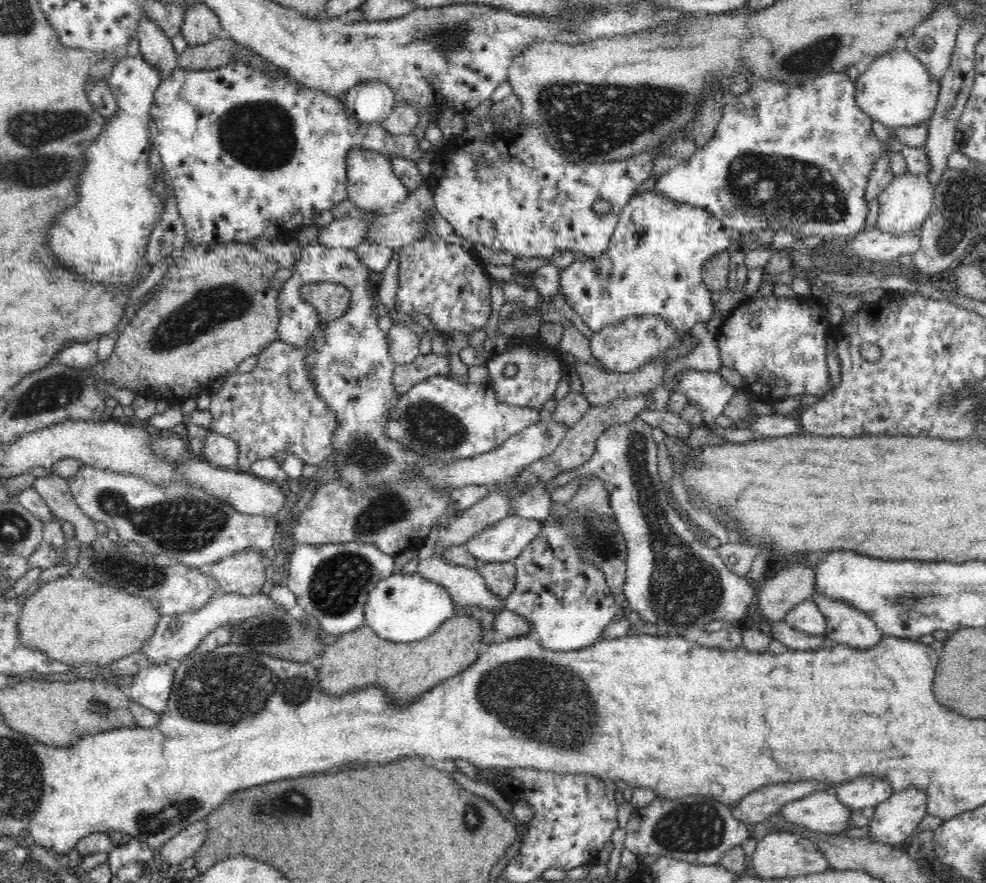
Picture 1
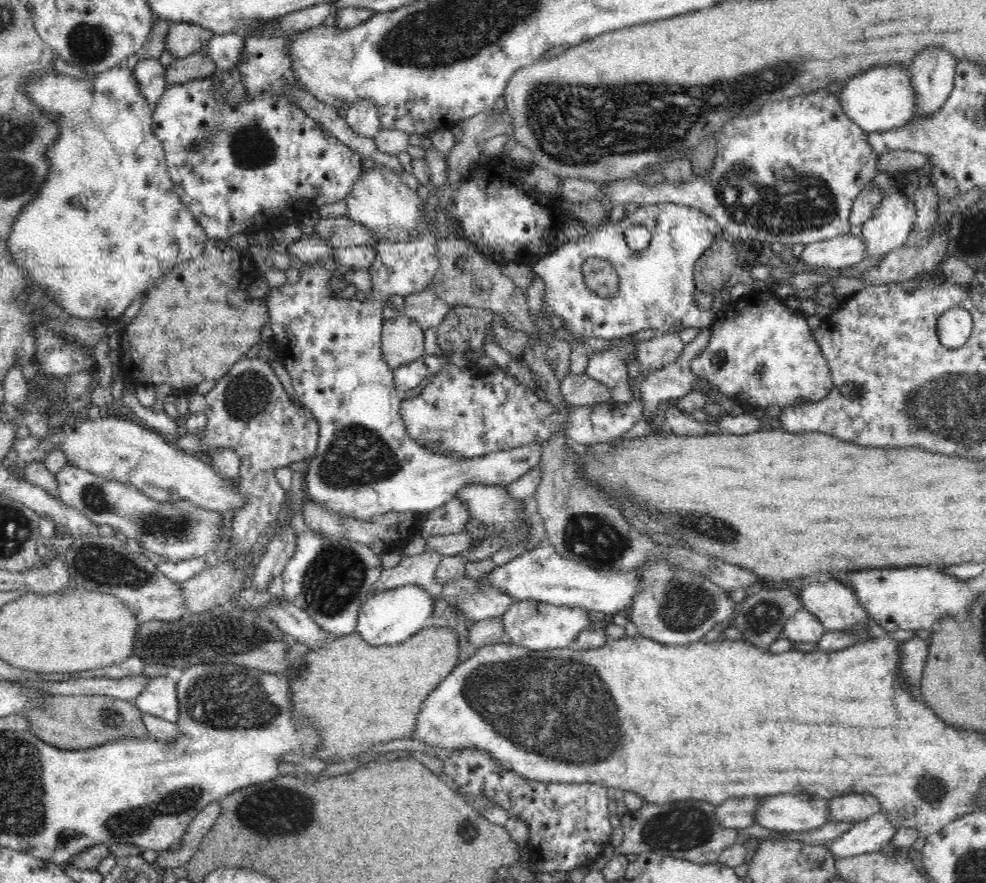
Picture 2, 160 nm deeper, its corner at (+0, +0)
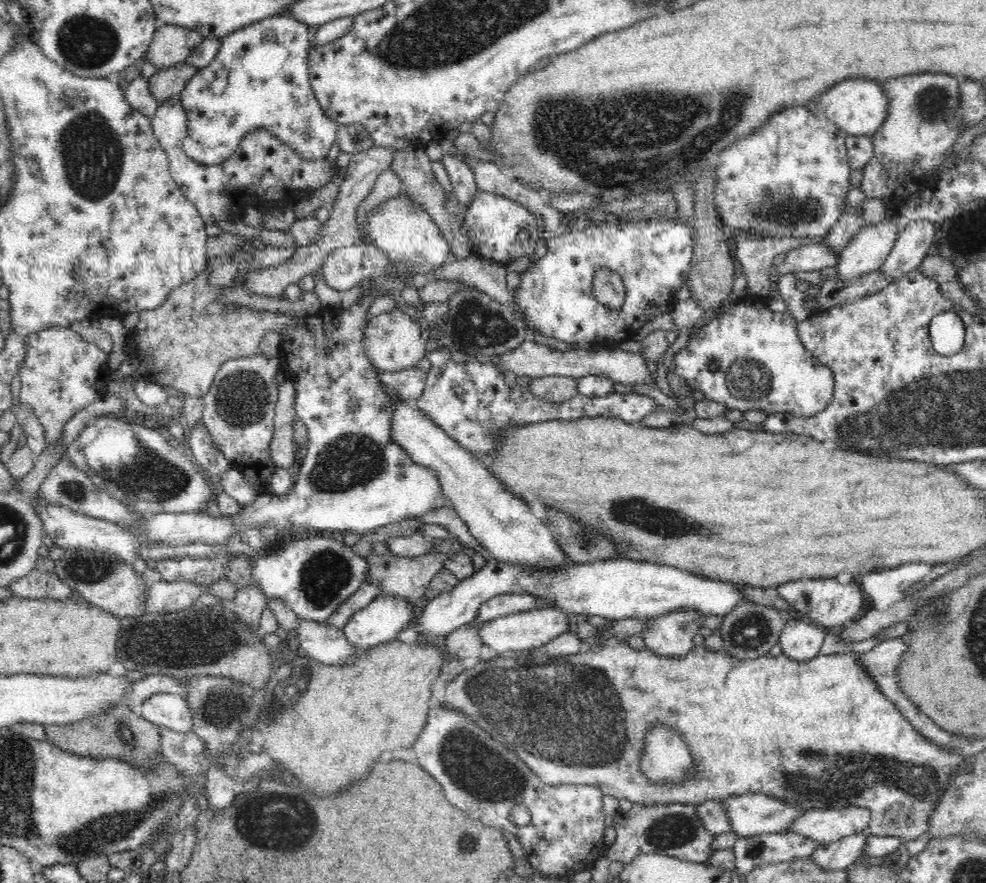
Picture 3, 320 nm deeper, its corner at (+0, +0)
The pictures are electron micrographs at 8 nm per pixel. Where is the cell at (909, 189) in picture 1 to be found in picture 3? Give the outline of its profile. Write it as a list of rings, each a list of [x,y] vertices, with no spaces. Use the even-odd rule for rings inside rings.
[[[888,220],[864,226],[851,238],[837,260],[840,280],[852,280],[876,272],[884,264],[898,238],[898,228]]]

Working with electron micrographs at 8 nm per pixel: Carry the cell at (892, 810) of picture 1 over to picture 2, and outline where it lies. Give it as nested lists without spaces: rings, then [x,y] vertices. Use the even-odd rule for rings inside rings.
[[[878,812],[837,836],[829,843],[828,849],[836,859],[889,850],[896,829],[888,822],[885,812]]]

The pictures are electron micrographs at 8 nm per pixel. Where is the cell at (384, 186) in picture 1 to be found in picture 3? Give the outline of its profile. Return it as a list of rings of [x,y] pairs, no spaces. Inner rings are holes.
[[[397,196],[381,204],[367,216],[367,223],[362,232],[367,233],[371,243],[387,255],[395,264],[411,266],[413,274],[428,274],[442,268],[451,259],[451,250],[447,240],[433,219],[418,203],[408,196]]]

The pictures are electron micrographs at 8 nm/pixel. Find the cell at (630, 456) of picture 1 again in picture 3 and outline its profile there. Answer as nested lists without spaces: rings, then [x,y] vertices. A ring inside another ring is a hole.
[[[674,610],[648,619],[643,640],[647,648],[660,657],[678,659],[690,653],[695,644],[694,635],[699,634],[700,616],[697,610]]]

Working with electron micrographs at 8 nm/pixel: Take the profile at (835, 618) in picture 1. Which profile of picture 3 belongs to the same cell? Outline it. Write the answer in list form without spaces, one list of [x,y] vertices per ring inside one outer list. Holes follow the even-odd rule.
[[[802,578],[786,584],[778,585],[777,593],[797,615],[805,617],[817,626],[845,626],[856,620],[856,614],[862,610],[862,589],[853,581],[842,585],[836,578],[814,579]]]

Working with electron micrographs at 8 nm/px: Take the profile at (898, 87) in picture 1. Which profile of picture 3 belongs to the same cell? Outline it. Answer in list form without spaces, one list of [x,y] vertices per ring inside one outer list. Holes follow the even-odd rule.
[[[845,79],[820,95],[818,108],[848,135],[871,137],[884,124],[889,109],[881,84],[882,81],[873,79]]]

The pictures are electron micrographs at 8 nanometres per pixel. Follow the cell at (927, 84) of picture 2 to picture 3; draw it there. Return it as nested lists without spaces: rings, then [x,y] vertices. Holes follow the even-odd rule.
[[[933,72],[908,74],[882,82],[889,102],[886,120],[871,136],[874,158],[862,171],[860,190],[865,198],[900,198],[904,200],[920,192],[919,176],[934,176],[940,181],[944,172],[939,167],[950,160],[952,148],[960,136],[956,114],[960,106],[960,81],[954,76]]]

